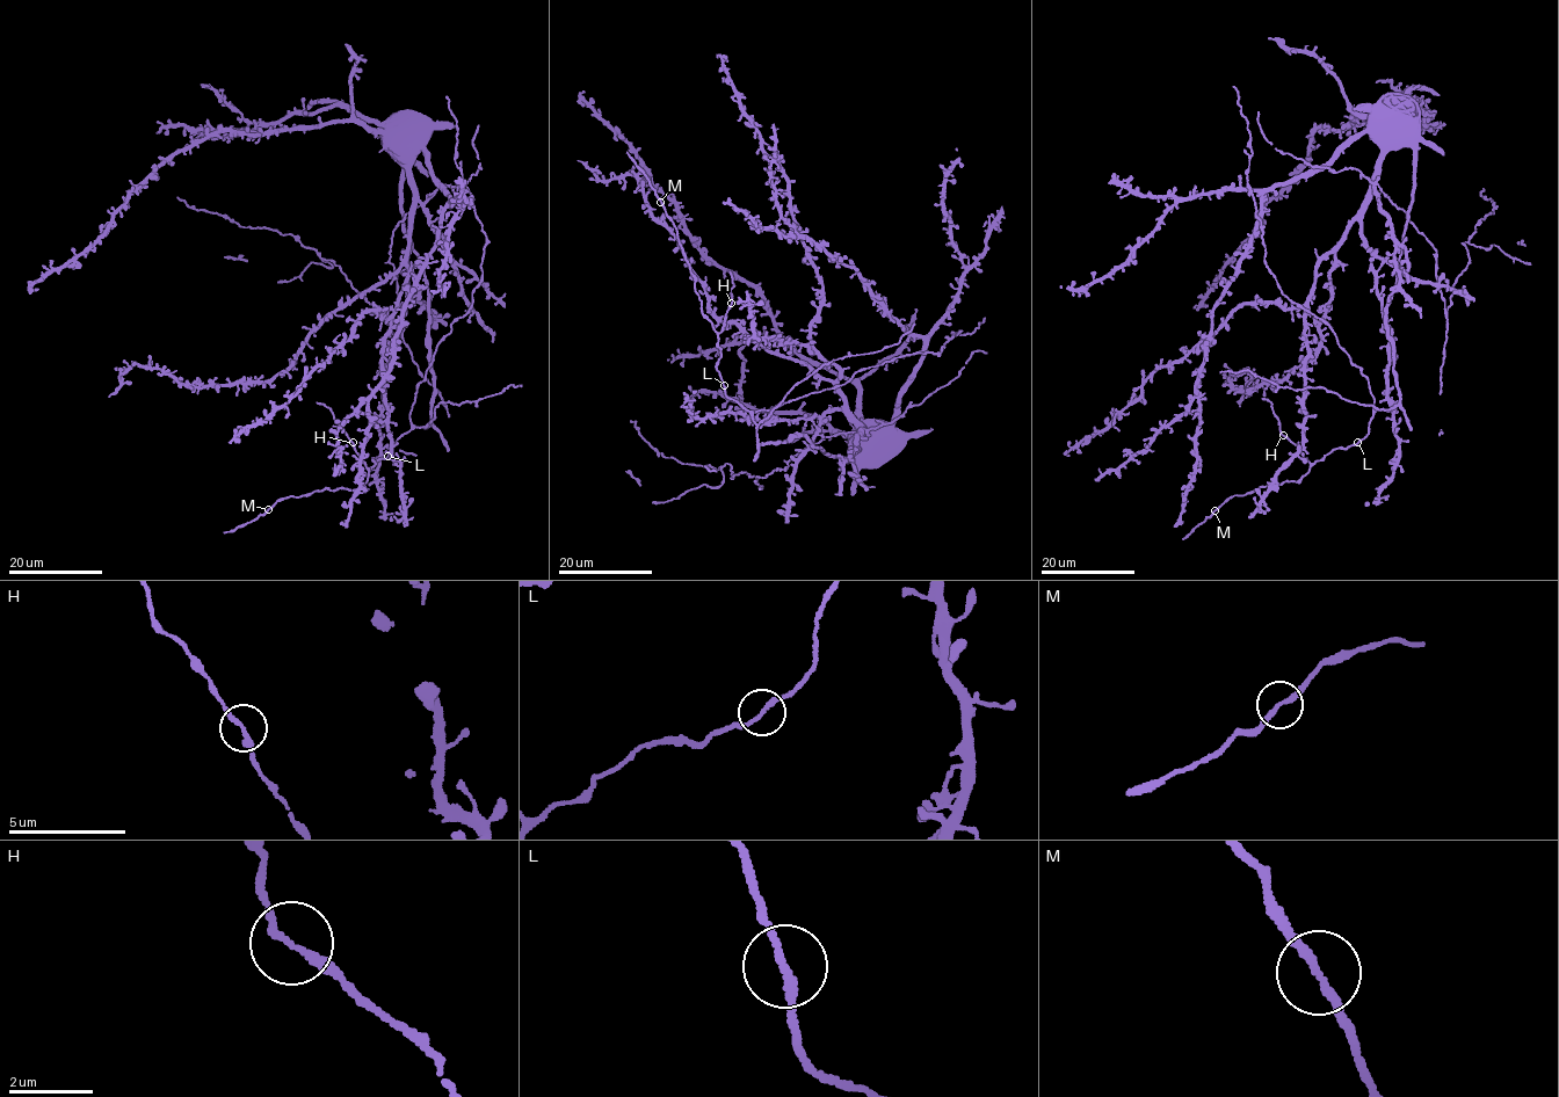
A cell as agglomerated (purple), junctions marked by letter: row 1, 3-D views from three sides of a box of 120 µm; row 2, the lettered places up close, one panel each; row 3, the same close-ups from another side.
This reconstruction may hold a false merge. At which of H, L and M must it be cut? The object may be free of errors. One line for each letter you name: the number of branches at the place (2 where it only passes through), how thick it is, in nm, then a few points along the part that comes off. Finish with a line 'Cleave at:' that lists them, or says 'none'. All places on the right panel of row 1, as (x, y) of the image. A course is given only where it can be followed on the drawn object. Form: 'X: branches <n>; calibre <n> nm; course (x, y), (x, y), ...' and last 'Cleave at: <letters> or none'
Cleave at: none

